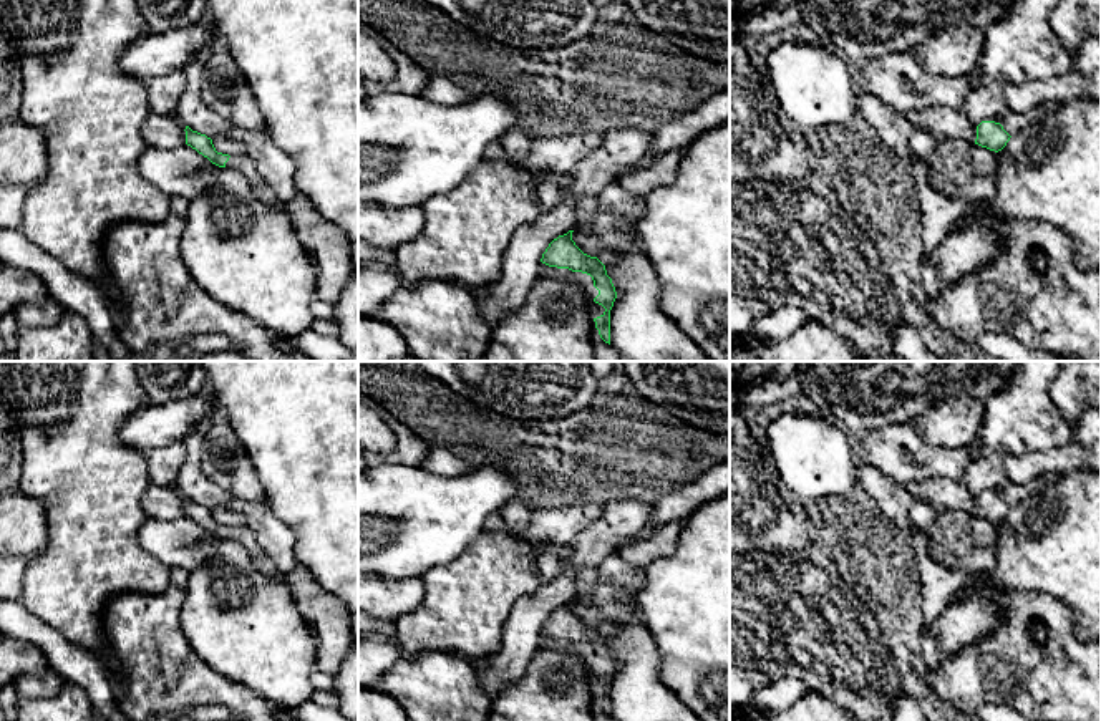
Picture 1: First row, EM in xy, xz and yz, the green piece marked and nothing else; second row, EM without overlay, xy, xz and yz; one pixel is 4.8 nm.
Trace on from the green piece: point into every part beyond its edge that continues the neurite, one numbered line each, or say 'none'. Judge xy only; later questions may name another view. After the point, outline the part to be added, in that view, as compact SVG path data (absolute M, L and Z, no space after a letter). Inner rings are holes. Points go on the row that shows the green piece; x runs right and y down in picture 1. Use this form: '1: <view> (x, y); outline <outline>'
1: xy (264, 193); outline M247 154L230 156L226 167L242 172L249 179L252 191L260 202L280 206L275 191L257 174L255 166Z

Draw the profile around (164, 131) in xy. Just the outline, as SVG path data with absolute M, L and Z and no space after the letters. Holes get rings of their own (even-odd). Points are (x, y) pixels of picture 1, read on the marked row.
M151 111L141 128L141 134L151 148L169 149L186 144L184 129L186 124L177 114Z

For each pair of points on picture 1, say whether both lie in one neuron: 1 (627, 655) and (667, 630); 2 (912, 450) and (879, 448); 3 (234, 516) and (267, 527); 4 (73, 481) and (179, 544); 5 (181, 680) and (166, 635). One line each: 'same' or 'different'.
1: different
2: same
3: different
4: different
5: same

